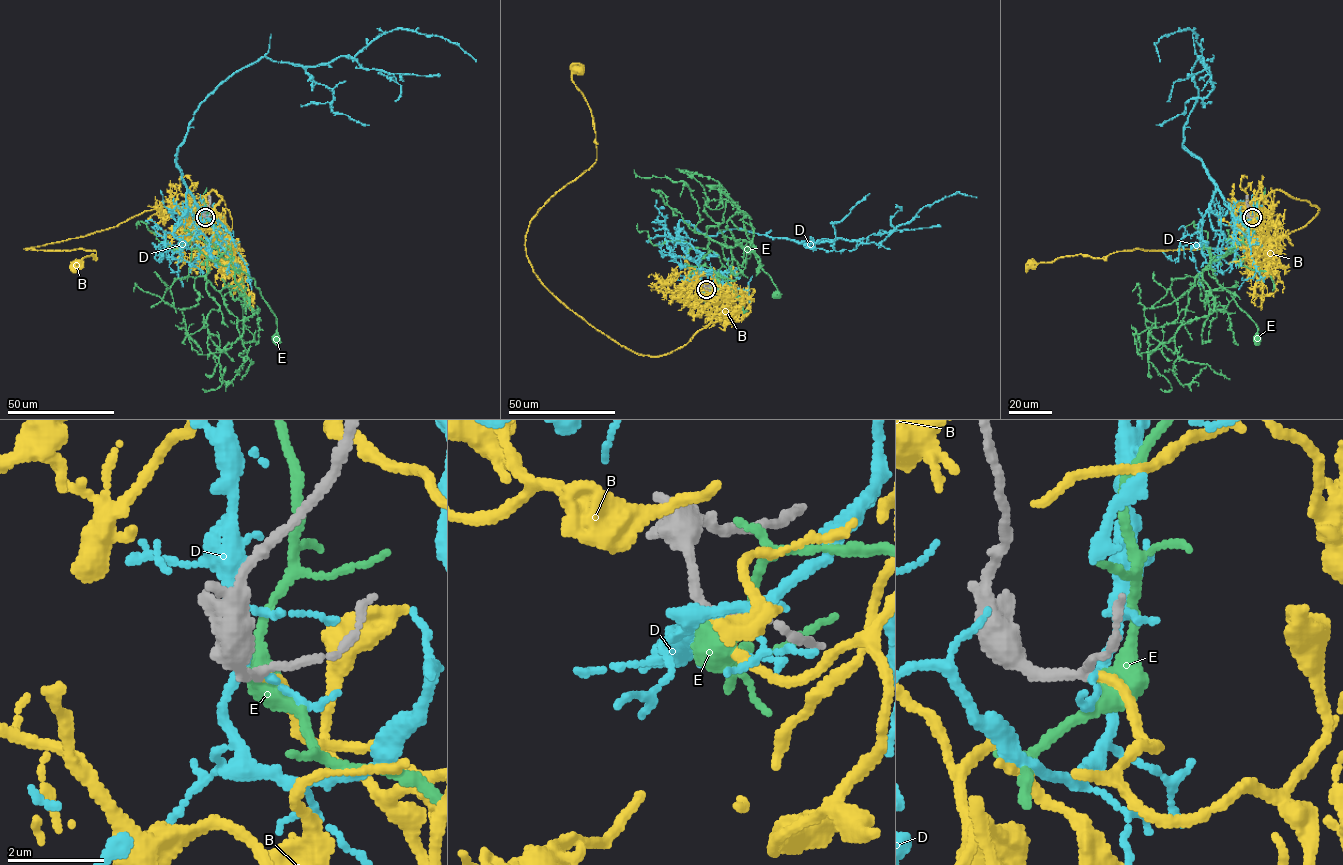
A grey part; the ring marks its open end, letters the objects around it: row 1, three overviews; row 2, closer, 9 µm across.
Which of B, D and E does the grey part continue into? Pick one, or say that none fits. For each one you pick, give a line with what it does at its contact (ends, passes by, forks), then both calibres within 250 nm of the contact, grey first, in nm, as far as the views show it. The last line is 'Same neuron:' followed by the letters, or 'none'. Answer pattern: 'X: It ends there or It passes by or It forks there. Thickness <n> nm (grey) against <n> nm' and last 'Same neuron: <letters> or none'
B: It ends there. Thickness 170 nm (grey) against 180 nm
Same neuron: B

